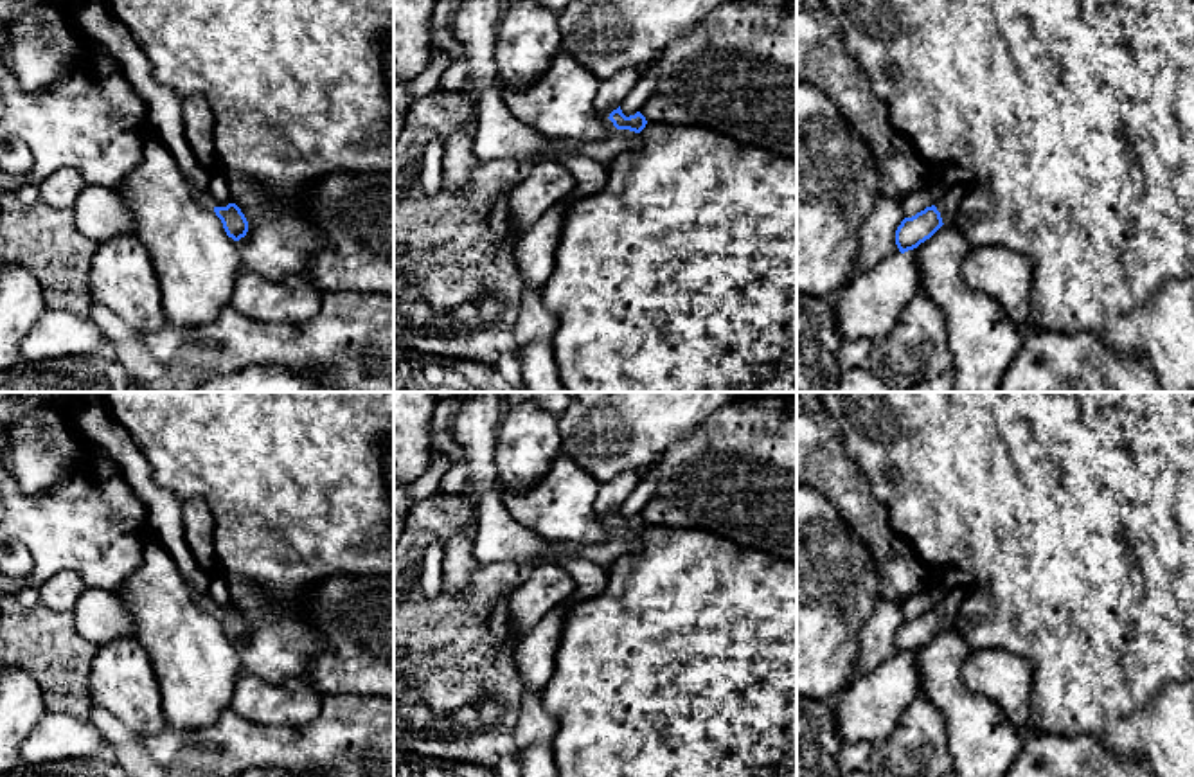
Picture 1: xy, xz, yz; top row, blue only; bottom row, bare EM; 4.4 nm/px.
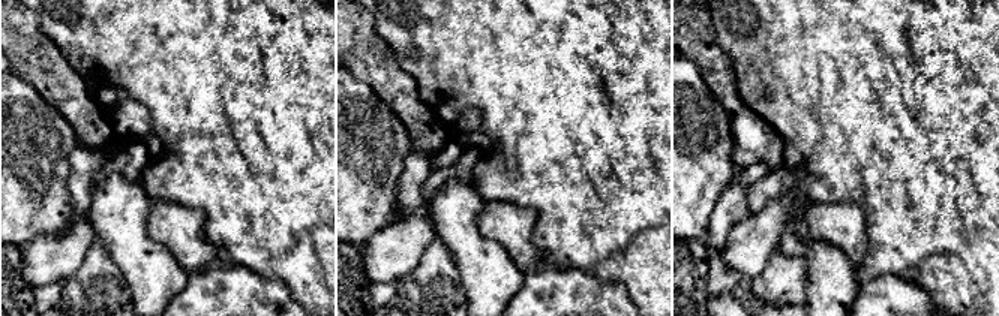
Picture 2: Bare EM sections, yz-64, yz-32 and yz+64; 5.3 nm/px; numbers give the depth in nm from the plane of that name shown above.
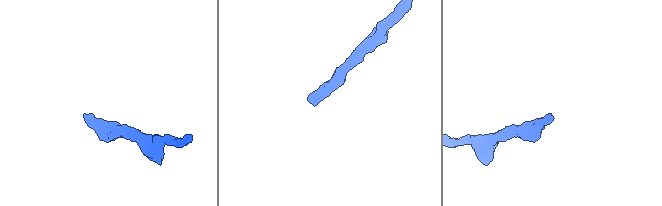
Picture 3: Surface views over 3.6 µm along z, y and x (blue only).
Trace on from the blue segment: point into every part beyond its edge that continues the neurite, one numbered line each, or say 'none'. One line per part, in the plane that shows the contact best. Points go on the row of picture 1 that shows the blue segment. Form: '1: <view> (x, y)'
1: xz (606, 151)

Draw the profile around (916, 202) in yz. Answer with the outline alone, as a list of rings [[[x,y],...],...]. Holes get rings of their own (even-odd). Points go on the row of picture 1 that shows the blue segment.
[[[931,173],[931,178],[926,187],[903,198],[901,201],[903,216],[912,218],[917,212],[924,210],[926,207],[935,205],[946,192],[946,189],[948,185],[942,180],[942,176]]]

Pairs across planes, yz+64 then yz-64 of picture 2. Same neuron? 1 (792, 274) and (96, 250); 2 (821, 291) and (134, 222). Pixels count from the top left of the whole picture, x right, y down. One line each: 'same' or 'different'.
1: same
2: same

